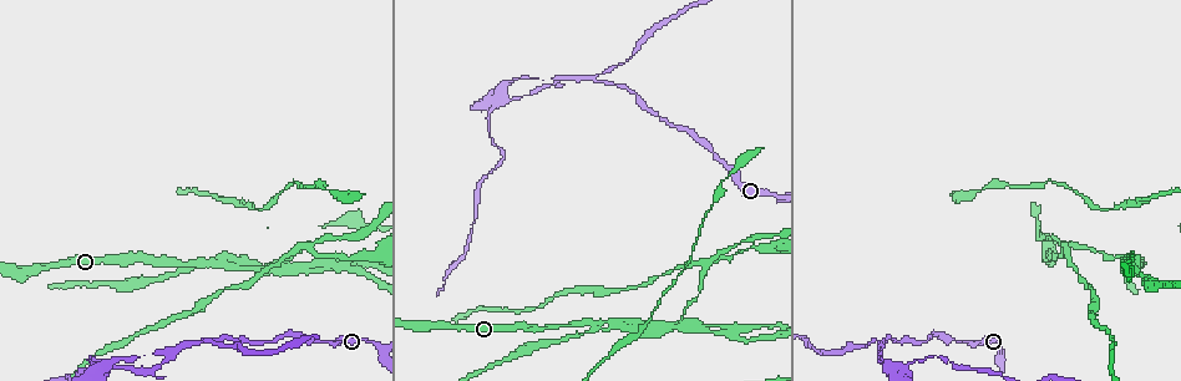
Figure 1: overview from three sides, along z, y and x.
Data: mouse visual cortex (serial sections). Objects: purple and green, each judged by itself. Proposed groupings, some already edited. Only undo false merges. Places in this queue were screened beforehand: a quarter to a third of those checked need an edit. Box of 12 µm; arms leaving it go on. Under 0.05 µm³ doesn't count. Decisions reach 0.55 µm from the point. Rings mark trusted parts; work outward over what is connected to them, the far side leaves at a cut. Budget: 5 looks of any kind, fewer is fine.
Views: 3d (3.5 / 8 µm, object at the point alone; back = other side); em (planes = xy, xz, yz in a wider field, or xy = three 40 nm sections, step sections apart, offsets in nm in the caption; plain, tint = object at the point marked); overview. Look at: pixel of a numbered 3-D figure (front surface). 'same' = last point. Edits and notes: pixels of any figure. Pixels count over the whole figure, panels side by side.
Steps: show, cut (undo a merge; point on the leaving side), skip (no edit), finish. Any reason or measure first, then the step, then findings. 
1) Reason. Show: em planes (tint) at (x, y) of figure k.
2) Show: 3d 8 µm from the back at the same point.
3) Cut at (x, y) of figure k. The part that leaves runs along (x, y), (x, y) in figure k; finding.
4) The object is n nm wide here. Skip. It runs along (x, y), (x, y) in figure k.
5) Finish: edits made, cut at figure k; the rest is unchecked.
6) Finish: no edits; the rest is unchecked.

Three-way junction. Show: 3d 3.5 µm at (196, 263) of figure 1.

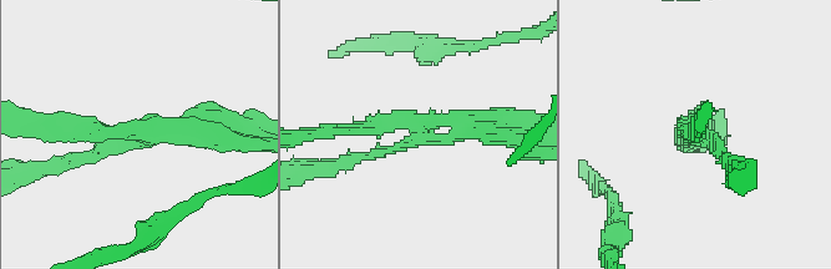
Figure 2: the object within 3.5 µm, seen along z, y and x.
3 arms meet here; the arms are 150, 200, 300 nm wide. Show: em xy step 1 (tint) at (141, 133) of figure 2.

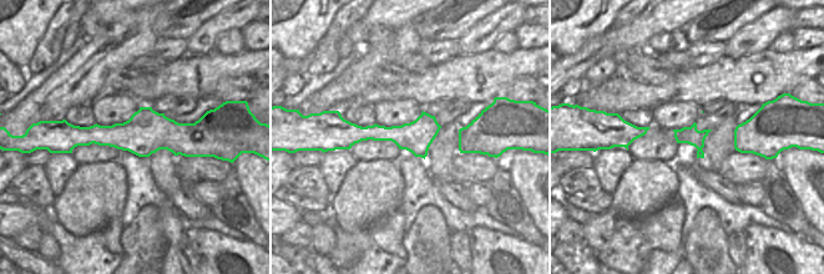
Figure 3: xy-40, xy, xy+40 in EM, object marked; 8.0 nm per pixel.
Cut at (95, 152) of figure 2. A second cell is stuck on.

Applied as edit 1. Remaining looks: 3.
Show: 3d 3.5 µm at (601, 80) of figure 1.

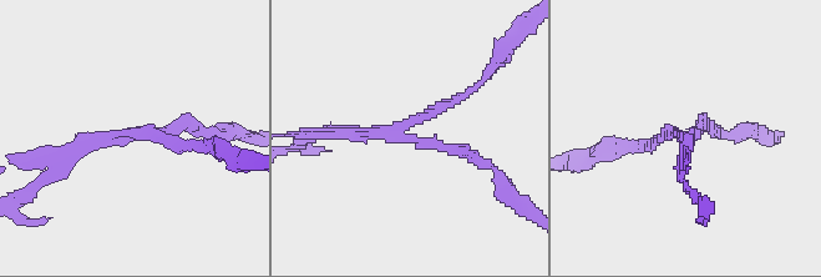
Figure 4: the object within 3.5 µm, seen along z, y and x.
Need the tissue. Show: em xy step 3 (tint) at (131, 131) of figure 4.

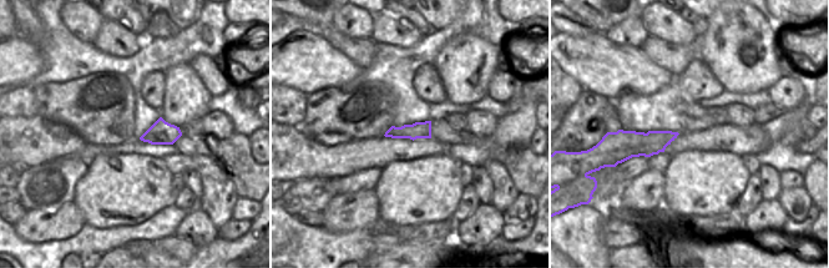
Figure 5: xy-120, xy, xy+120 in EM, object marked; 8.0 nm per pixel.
The arms are 150, 150, 150 nm wide. Cut at (439, 105) of figure 4. The part that leaves runs along (79, 145), (51, 176), (25, 191) in figure 4; a second cell is stuck on.

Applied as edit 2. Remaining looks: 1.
Finish: edits made, cut at figure 2, cut at figure 4; the rest is unchecked.

